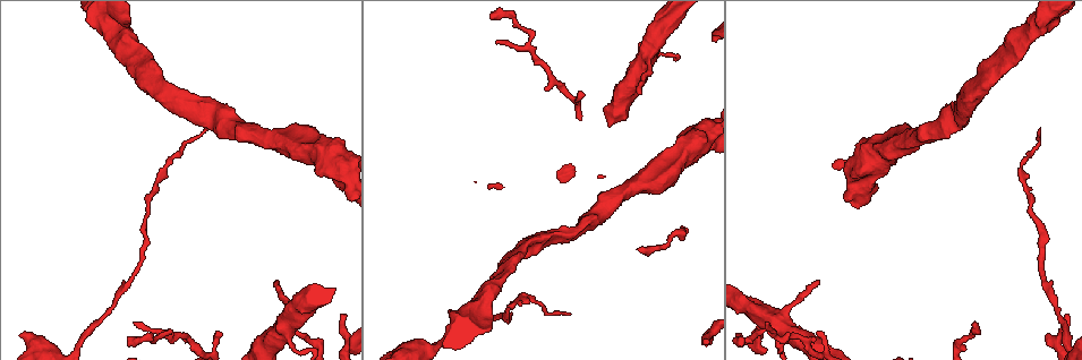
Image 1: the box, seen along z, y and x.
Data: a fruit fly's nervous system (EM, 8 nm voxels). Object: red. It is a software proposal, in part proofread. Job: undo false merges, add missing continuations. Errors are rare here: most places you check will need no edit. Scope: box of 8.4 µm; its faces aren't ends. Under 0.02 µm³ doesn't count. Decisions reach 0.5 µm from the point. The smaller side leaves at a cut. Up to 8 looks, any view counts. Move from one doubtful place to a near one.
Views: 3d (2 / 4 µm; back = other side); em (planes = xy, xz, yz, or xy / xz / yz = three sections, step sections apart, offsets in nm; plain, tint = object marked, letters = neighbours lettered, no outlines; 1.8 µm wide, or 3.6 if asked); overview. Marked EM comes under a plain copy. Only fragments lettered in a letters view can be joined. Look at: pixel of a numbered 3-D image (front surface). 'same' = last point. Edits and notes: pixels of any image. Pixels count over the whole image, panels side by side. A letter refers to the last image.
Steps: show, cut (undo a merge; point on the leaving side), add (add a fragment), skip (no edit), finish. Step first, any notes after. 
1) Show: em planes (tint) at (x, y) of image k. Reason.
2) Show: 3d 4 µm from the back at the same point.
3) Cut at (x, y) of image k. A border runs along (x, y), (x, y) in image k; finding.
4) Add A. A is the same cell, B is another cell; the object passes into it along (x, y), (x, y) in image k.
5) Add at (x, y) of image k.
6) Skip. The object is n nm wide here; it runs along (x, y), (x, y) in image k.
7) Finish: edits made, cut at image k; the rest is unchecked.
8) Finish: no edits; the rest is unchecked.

Show: em planes (letters) at (963, 119) of image 1. Abrupt turn.

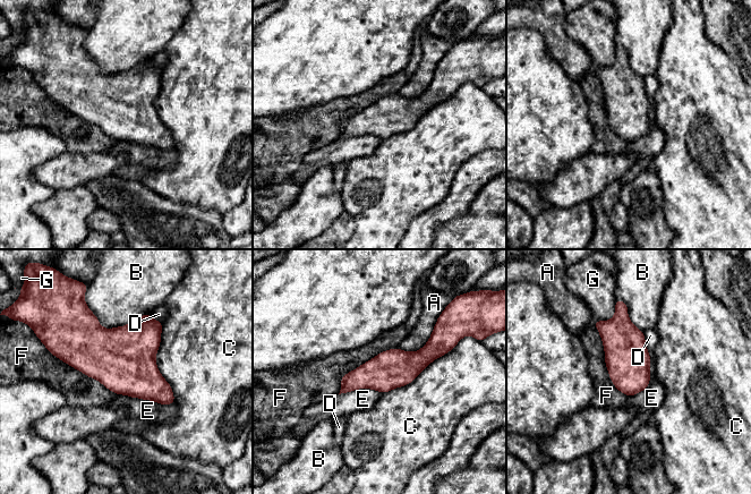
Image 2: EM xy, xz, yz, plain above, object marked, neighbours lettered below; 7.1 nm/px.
Skip. A, B, C, D, E, F and G are other cells; a border runs along (650, 363), (649, 384), (630, 397) in image 2; all the same neuron.

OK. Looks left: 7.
Show: em xy step 4 (letters) at (206, 129) of image 1. Long arm stops here.

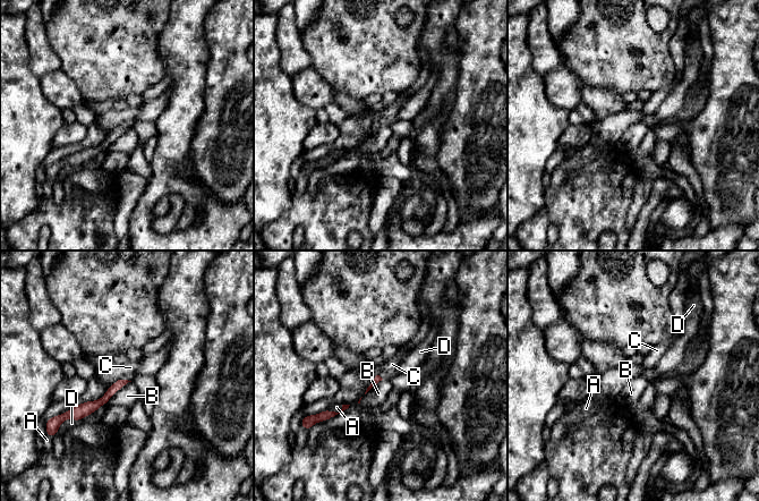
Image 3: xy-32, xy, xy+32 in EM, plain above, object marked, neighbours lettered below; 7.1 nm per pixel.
Show: em planes (letters) at the same point.

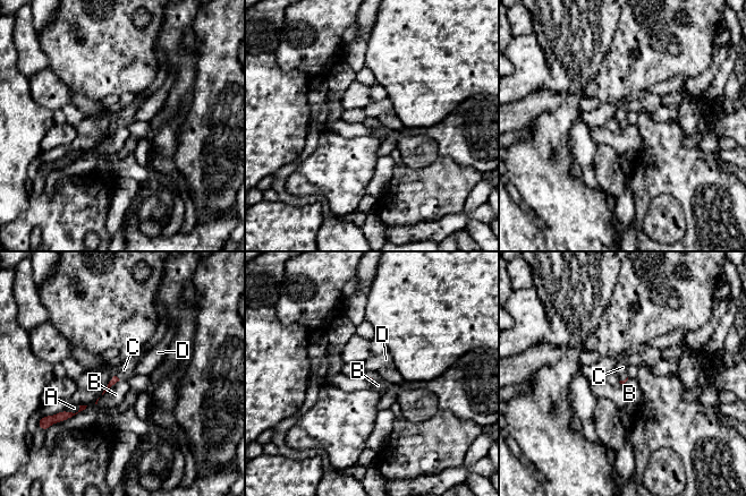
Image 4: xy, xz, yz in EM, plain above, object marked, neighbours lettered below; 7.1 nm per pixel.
Skip. A, B, C and D are other cells; none of them fits.

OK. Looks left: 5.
Show: em 3.6 µm yz step 4 (letters) at (138, 46) of image 1. Branch stops here.

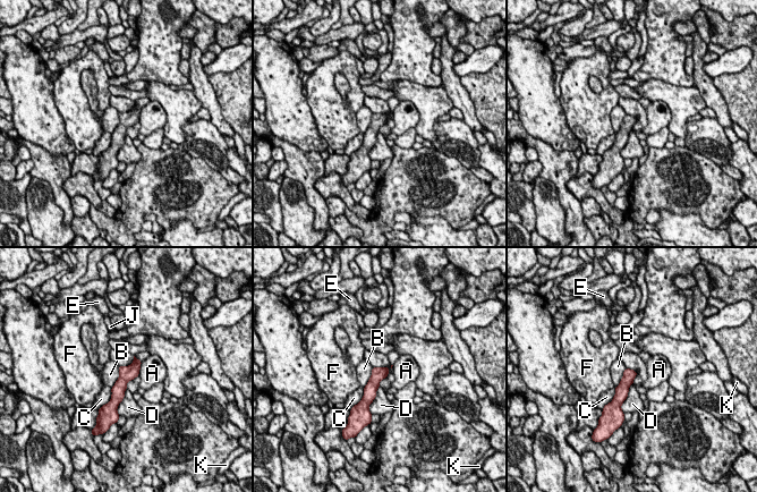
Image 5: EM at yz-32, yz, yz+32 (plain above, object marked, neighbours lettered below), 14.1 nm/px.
Skip. A, B, C, D, E, F, J and K are other cells; a border runs along (119, 366), (119, 378), (111, 388) in image 5; none of them fits.

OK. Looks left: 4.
Finish: no edits; the rest is unchecked.

